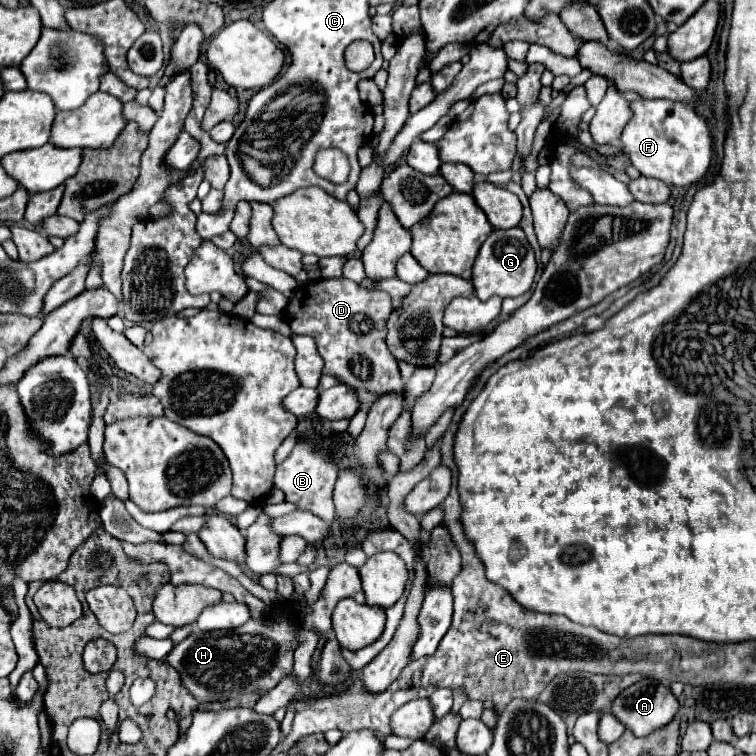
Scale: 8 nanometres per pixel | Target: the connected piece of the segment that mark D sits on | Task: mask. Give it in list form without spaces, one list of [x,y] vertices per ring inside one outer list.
[[[321,278],[297,286],[283,310],[283,318],[295,334],[305,334],[315,340],[317,352],[323,358],[323,374],[381,396],[383,392],[403,390],[397,360],[385,346],[385,324],[391,310],[391,296],[387,292],[363,288],[347,278]]]

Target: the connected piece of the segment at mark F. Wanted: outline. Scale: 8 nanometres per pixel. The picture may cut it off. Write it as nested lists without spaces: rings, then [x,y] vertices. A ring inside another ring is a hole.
[[[637,98],[631,104],[631,120],[621,136],[621,152],[627,154],[633,168],[647,178],[657,178],[667,186],[697,184],[711,166],[713,140],[709,126],[693,106],[673,100]]]

